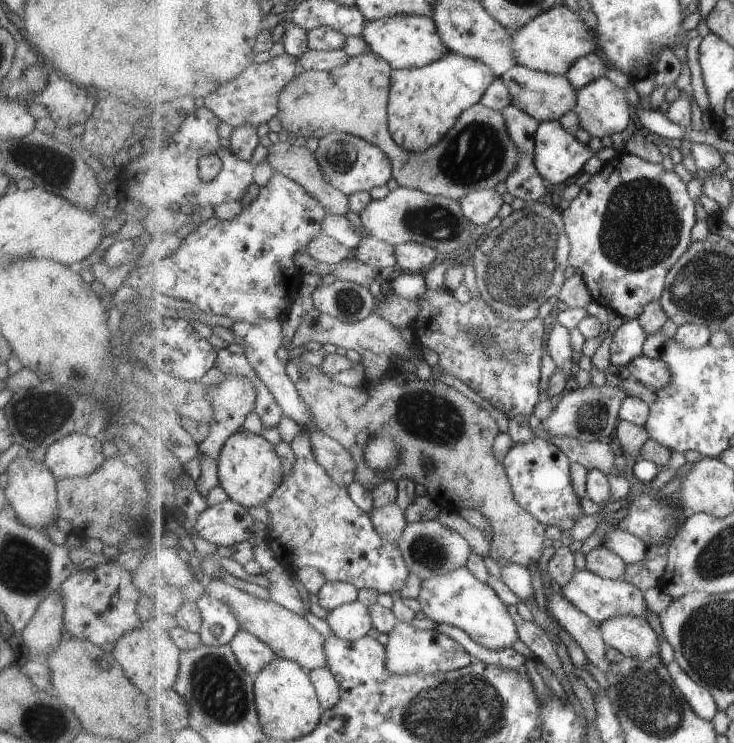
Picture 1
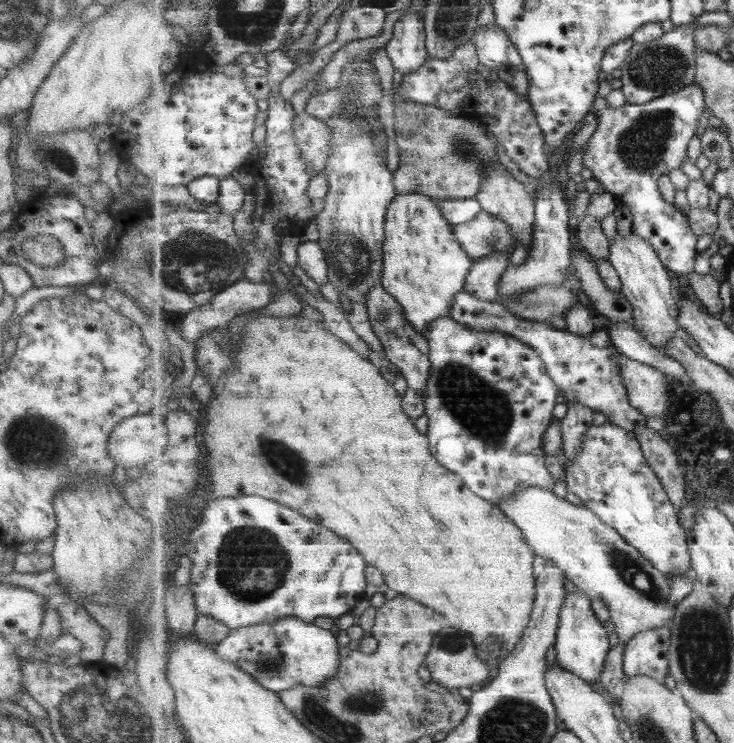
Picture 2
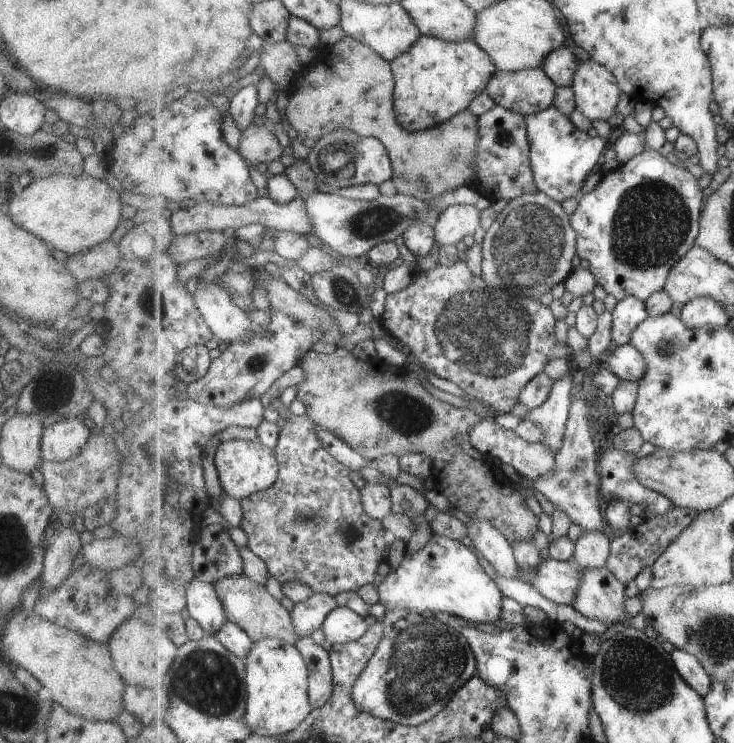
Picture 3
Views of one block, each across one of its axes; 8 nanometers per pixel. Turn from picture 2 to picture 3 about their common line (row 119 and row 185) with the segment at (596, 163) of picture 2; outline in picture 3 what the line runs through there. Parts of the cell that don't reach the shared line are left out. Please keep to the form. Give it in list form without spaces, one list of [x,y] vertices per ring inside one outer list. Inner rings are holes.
[[[644,151],[642,154],[635,156],[632,160],[629,160],[629,162],[619,165],[616,171],[604,174],[601,182],[592,192],[579,198],[578,208],[570,216],[572,226],[578,235],[578,256],[589,262],[589,269],[595,274],[597,283],[603,287],[606,293],[612,295],[616,300],[621,301],[627,296],[634,295],[640,300],[647,301],[655,292],[664,289],[672,267],[696,245],[696,239],[700,234],[700,217],[702,209],[704,208],[705,198],[705,192],[703,188],[699,186],[699,178],[697,178],[697,176],[693,176],[693,174],[686,168],[683,168],[683,166],[671,164],[665,156],[661,156],[659,151]]]

